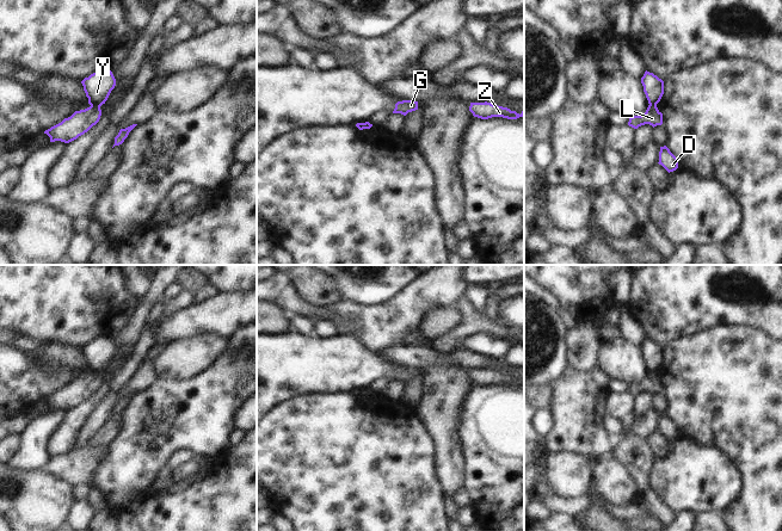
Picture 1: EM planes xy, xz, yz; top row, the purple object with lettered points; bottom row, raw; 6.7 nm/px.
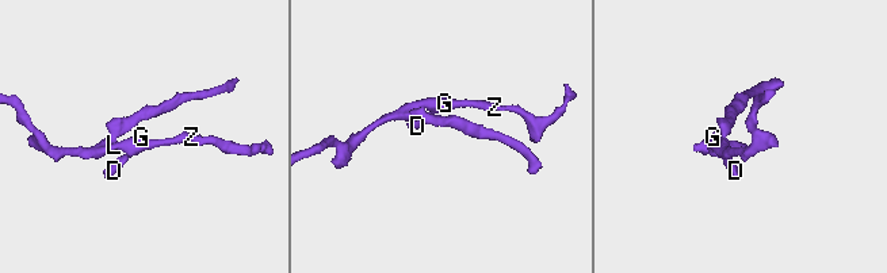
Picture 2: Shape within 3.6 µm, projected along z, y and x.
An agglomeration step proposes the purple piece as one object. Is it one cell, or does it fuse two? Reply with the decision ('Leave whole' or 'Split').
Split

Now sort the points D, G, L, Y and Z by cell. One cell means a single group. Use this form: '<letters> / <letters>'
D G L Z / Y

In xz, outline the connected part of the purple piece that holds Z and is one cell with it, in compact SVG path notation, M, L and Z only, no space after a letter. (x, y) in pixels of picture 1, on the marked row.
M470 103L469 111L474 117L481 119L488 119L492 117L503 117L507 119L517 119L519 117L524 117L524 110L522 113L517 113L516 111L511 111L507 107L493 105L491 103Z

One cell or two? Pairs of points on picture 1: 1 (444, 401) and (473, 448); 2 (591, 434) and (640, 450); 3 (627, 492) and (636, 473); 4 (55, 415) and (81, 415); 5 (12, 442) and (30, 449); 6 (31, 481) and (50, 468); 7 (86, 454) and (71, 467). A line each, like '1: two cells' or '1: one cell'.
1: two cells
2: two cells
3: two cells
4: two cells
5: two cells
6: two cells
7: one cell

